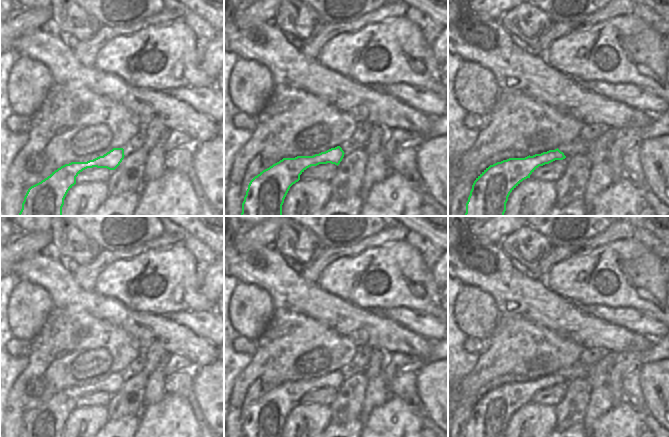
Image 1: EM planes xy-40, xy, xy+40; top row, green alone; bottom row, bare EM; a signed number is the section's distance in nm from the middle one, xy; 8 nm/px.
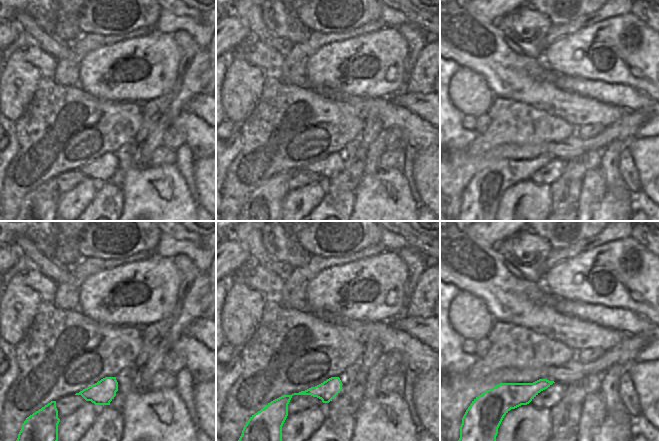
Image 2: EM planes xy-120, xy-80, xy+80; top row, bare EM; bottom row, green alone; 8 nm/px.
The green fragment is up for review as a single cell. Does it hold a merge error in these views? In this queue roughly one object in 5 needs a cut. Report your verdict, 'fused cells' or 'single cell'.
single cell

